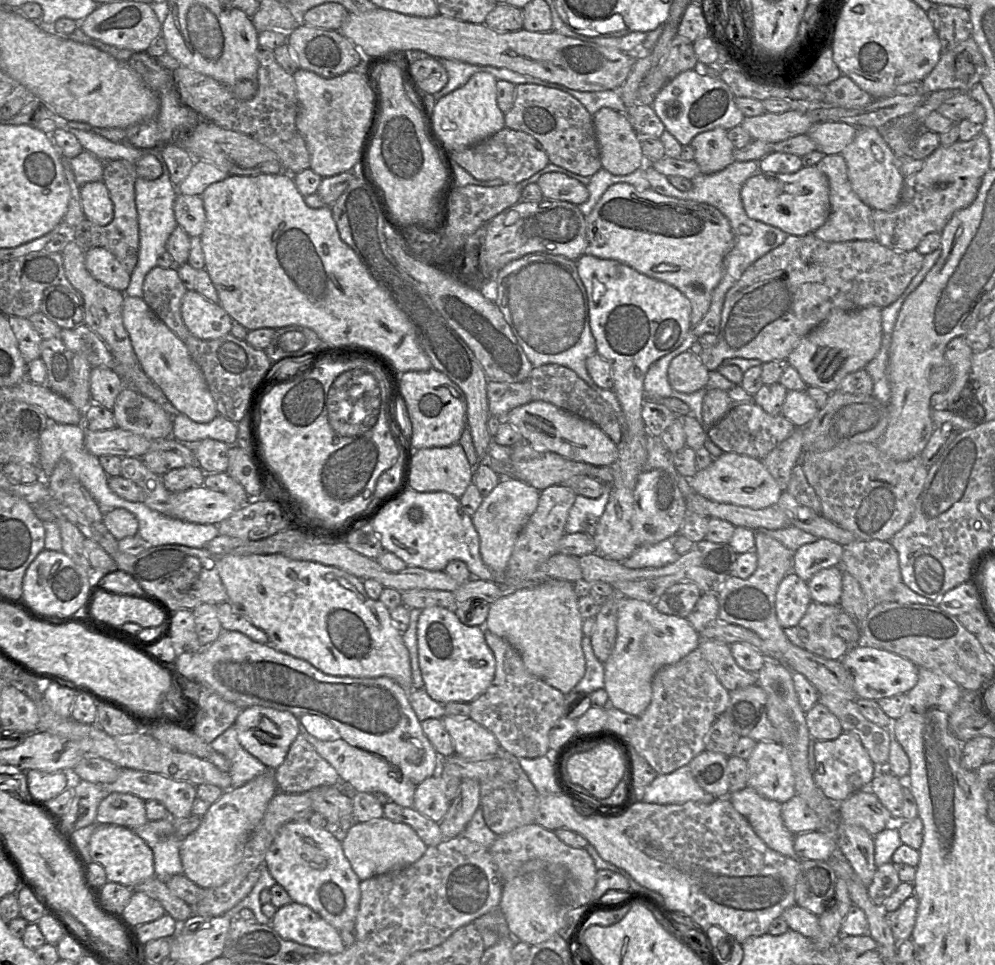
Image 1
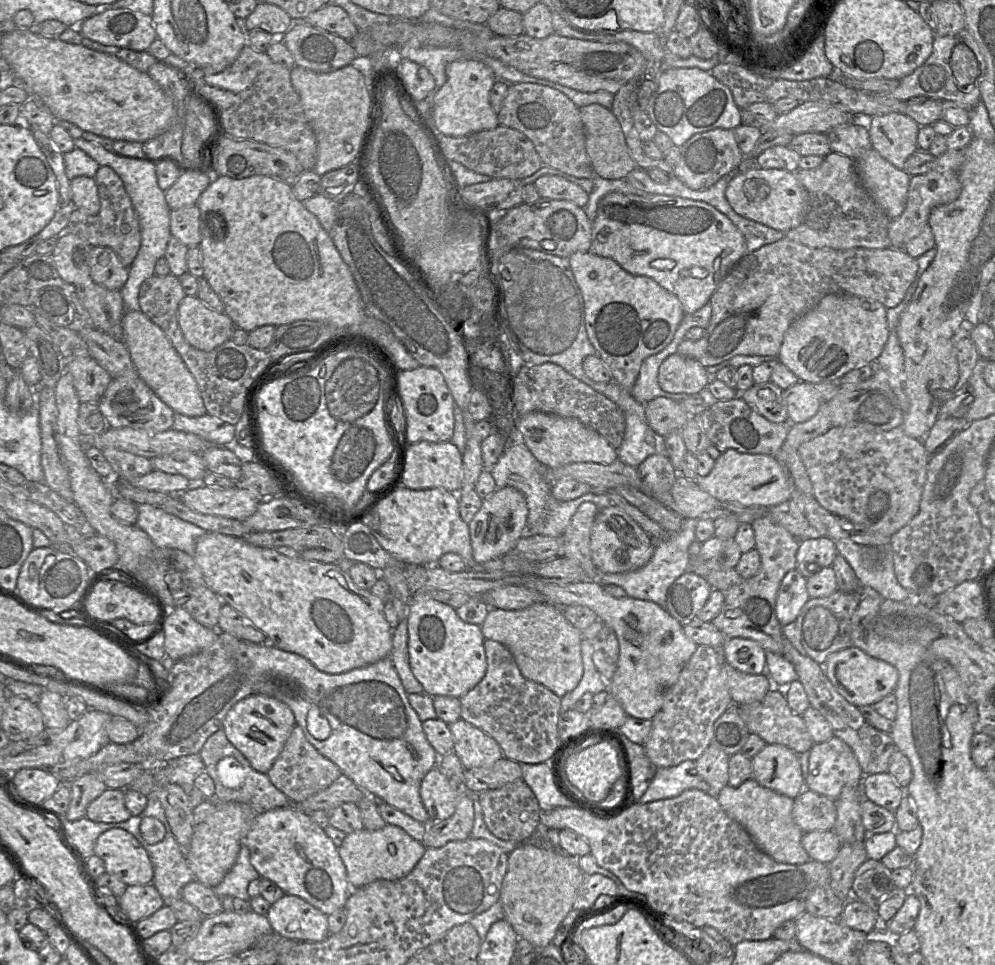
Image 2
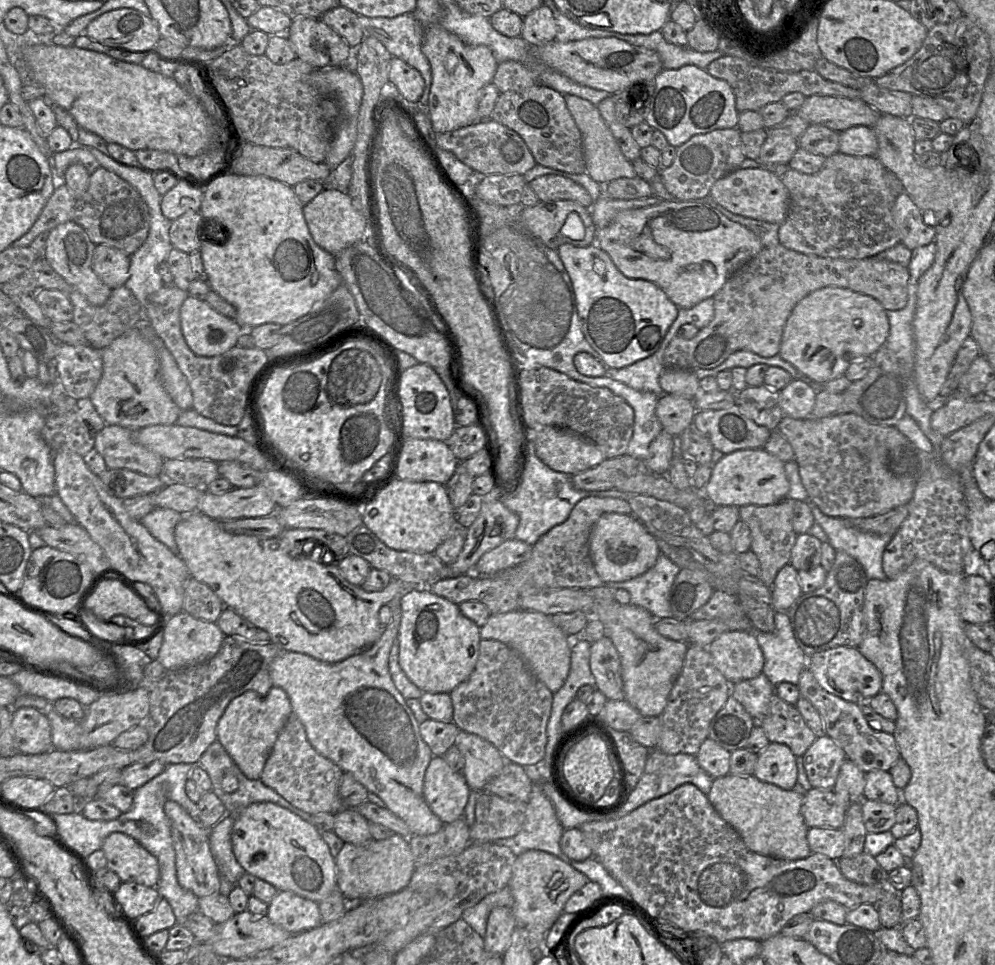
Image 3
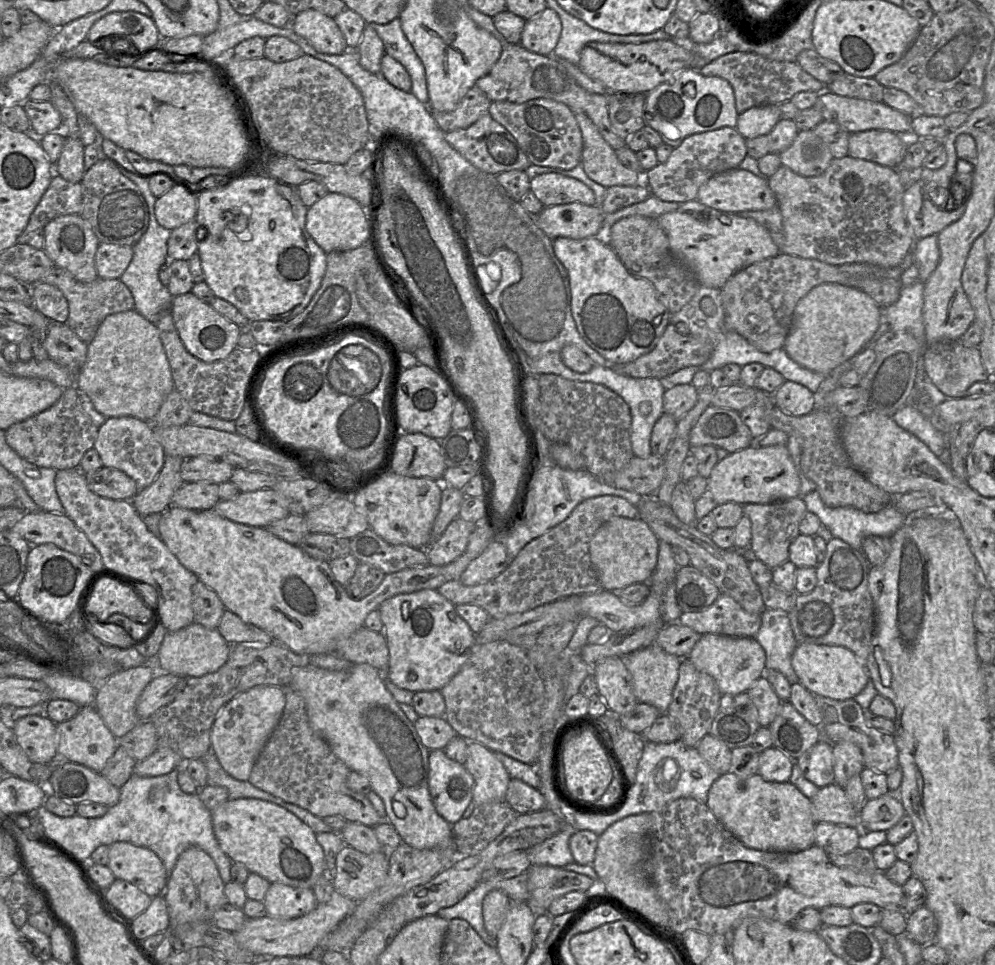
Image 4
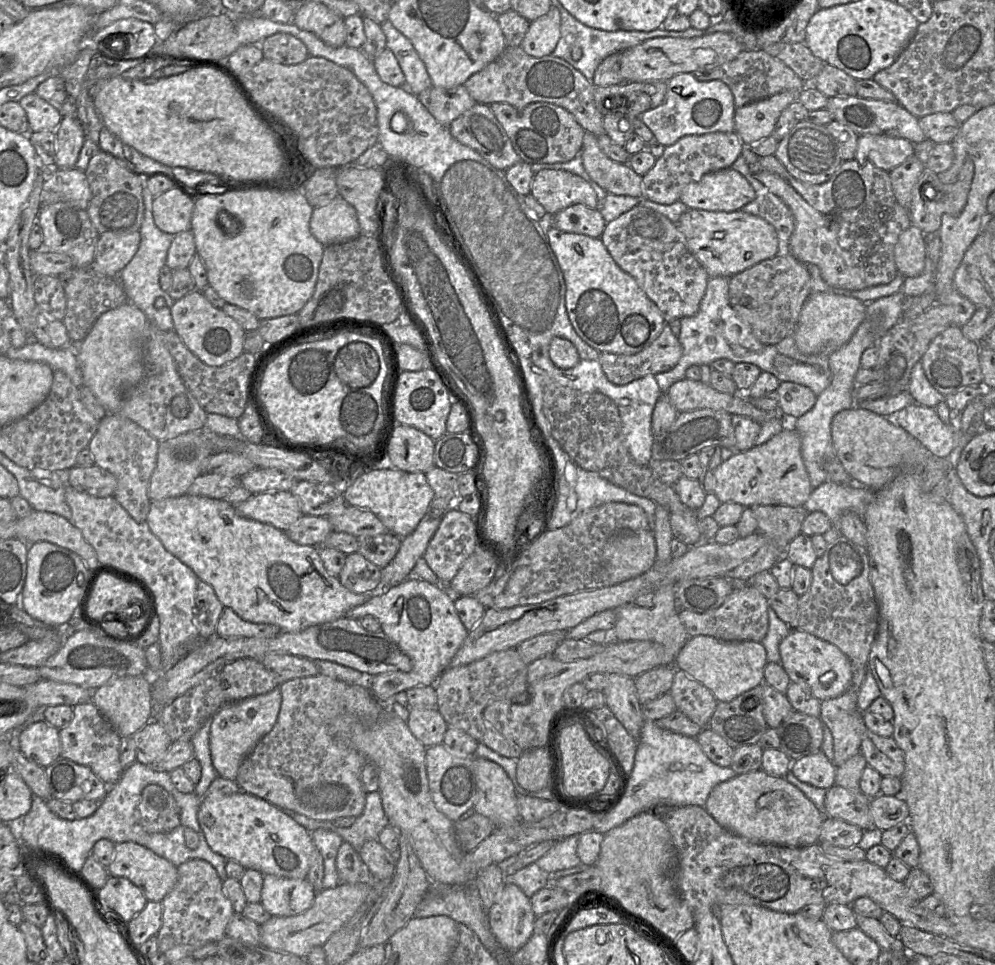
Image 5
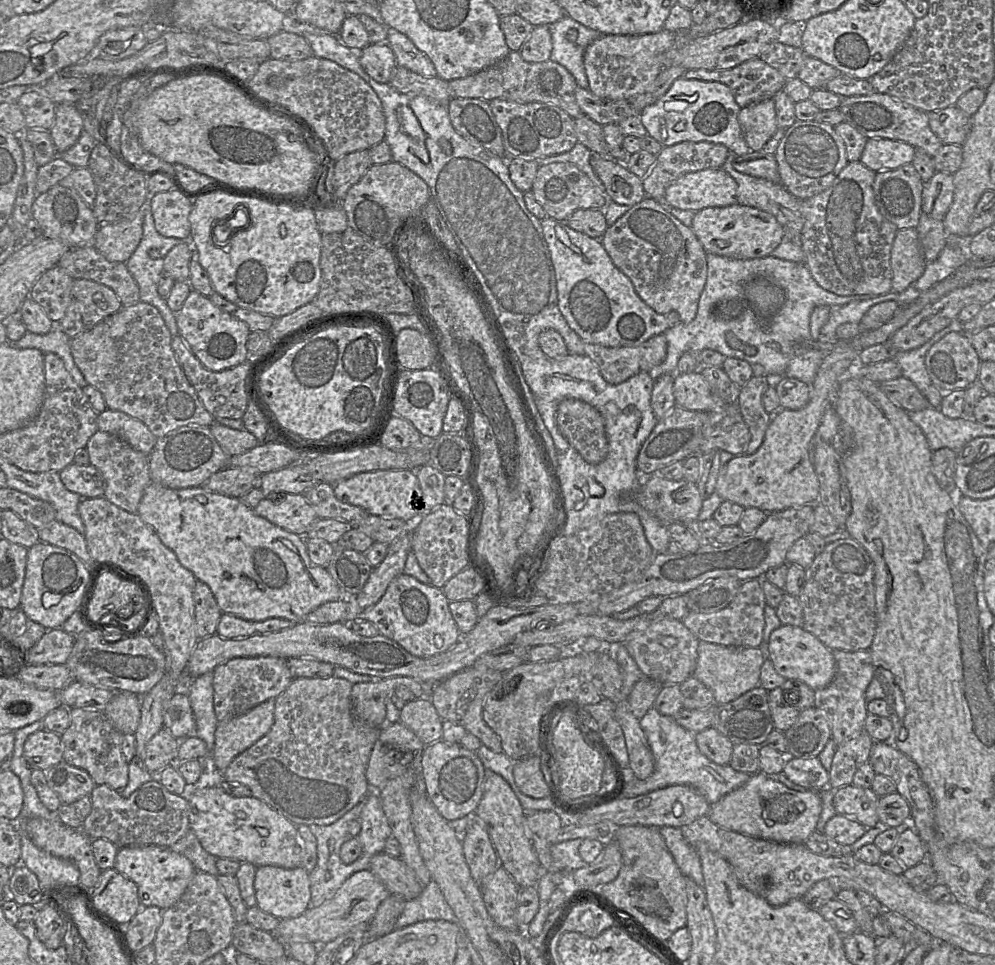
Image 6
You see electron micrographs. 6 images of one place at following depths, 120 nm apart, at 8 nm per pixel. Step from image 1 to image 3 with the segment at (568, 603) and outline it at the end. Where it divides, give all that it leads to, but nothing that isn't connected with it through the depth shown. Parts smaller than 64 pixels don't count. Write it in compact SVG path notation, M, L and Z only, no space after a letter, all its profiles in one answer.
M521 609L491 614L486 624L480 628L480 637L483 640L500 641L514 649L552 693L562 687L569 674L572 648L568 636L553 623L551 616Z

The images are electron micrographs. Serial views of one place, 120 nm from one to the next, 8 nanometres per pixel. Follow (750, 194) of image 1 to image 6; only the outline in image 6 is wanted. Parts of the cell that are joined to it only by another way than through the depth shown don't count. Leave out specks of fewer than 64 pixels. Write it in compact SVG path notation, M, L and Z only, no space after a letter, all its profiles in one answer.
M709 168L682 175L665 191L663 202L678 209L697 212L707 207L738 203L737 182L722 168Z

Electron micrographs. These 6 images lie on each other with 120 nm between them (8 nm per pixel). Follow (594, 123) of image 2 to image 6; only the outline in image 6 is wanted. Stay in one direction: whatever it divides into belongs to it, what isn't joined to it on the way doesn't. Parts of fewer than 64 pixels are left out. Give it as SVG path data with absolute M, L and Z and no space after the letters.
M592 152L590 163L602 181L610 201L633 206L646 197L642 178L632 173L623 161Z

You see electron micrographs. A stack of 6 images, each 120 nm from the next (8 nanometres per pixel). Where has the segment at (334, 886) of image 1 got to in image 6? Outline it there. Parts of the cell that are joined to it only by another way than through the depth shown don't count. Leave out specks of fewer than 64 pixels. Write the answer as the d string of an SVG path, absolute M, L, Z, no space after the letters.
M219 786L199 790L193 790L191 787L189 795L183 792L181 796L189 802L189 828L208 853L217 858L234 859L240 863L248 862L256 867L270 865L292 869L301 866L302 842L297 826L264 801L254 796L235 797Z

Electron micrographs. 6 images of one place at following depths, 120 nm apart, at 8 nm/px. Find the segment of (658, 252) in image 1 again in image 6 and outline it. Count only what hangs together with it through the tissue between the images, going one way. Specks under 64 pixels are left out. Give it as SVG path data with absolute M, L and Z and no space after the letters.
M739 203L726 207L707 207L695 212L691 229L707 253L734 259L769 256L783 237L783 228L773 215Z

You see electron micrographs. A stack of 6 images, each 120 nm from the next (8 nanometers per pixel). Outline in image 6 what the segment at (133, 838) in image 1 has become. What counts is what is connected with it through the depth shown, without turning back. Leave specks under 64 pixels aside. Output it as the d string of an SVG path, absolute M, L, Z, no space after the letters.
M159 846L119 848L114 869L136 884L141 907L156 906L161 910L173 906L180 899L197 872L184 855L173 851L170 847Z

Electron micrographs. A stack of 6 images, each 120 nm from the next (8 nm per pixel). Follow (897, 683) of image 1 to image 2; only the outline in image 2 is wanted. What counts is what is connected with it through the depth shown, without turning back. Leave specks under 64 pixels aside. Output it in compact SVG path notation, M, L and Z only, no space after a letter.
M855 646L830 654L824 662L823 668L825 675L837 692L857 707L873 706L883 697L892 694L898 681L898 671L894 666L871 657Z

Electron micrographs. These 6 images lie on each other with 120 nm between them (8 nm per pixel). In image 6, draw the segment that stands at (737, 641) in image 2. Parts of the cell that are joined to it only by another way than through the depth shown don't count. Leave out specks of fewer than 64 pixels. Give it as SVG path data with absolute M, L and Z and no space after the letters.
M700 641L697 653L696 667L692 676L710 689L717 705L729 703L759 685L760 670L764 662L759 647L724 646Z

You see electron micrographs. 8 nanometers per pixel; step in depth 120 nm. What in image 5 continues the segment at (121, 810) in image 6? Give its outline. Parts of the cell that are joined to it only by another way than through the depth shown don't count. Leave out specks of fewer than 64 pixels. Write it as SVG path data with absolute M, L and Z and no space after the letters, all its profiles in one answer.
M149 784L143 789L134 815L147 833L168 833L180 824L180 808L176 801L157 784Z

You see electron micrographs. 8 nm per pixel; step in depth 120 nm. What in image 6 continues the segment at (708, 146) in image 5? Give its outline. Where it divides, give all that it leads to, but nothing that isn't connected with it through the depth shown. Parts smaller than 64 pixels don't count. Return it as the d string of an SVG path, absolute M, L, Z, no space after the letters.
M683 141L671 146L663 146L656 156L650 172L642 178L644 191L648 197L662 201L666 188L682 175L709 168L722 168L730 155L730 150L723 144L707 141Z

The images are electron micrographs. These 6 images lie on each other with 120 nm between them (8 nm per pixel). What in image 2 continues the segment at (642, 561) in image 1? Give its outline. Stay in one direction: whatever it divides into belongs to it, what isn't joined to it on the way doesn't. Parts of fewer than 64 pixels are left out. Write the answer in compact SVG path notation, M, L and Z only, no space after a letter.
M685 518L683 519L682 525L679 531L672 534L668 534L668 538L662 541L655 541L653 555L650 561L646 565L642 566L637 570L629 571L625 573L600 574L600 582L593 582L593 583L600 583L602 586L606 586L606 585L619 586L626 592L628 597L651 601L665 609L666 595L669 587L673 584L673 582L677 578L679 578L682 574L690 570L690 555L688 553L688 548L692 542L696 541L695 529L696 529L698 520L699 519Z

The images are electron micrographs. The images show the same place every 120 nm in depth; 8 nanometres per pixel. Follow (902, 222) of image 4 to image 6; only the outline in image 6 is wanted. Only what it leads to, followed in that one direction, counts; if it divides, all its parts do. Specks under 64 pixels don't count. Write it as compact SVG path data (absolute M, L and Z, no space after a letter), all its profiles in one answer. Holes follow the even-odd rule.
M750 151L737 156L733 161L733 167L741 173L763 178L773 183L781 183L777 161L772 154L766 154L763 151ZM860 160L849 162L828 188L811 198L801 200L801 212L804 217L802 229L804 264L822 288L837 295L879 296L892 290L891 250L898 228L881 214L875 202L873 190L875 175L876 172L867 168Z

